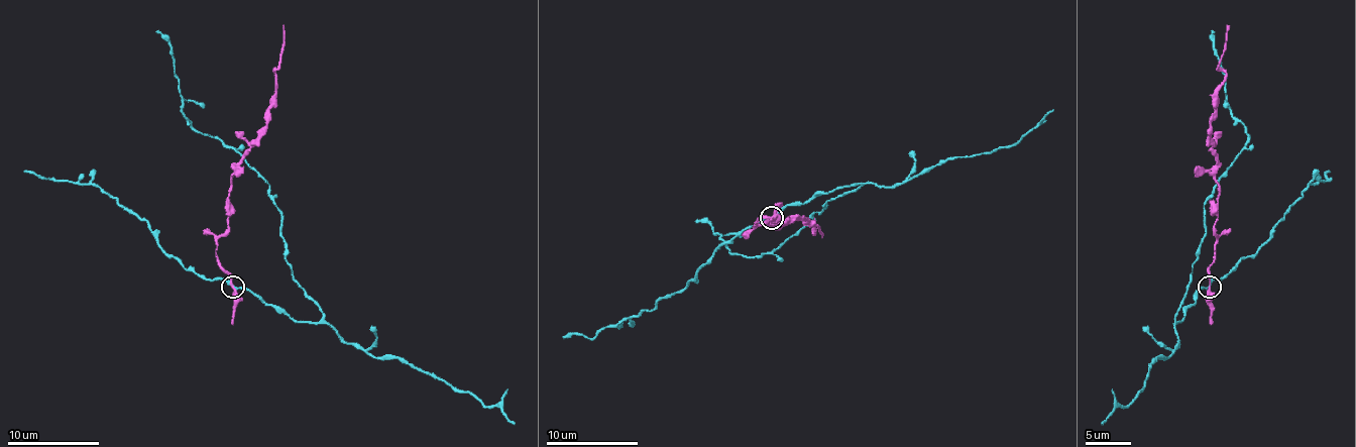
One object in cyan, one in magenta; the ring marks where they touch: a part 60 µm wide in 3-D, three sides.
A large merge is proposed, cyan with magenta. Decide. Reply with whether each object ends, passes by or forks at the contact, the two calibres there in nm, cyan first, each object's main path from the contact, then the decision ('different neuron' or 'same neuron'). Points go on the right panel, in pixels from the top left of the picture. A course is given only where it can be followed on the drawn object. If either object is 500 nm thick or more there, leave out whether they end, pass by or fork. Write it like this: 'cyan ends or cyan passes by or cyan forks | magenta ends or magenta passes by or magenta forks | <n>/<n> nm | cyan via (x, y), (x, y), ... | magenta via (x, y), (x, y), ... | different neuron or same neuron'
cyan passes by | magenta passes by | 190/240 nm | cyan via (1209, 288), (1198, 292), (1176, 322), (1205, 234), (1205, 209), (1248, 142), (1246, 128), (1232, 115), (1211, 30) | magenta via (1209, 288), (1218, 193), (1211, 124), (1214, 97), (1225, 78), (1220, 56), (1230, 25) | different neuron

